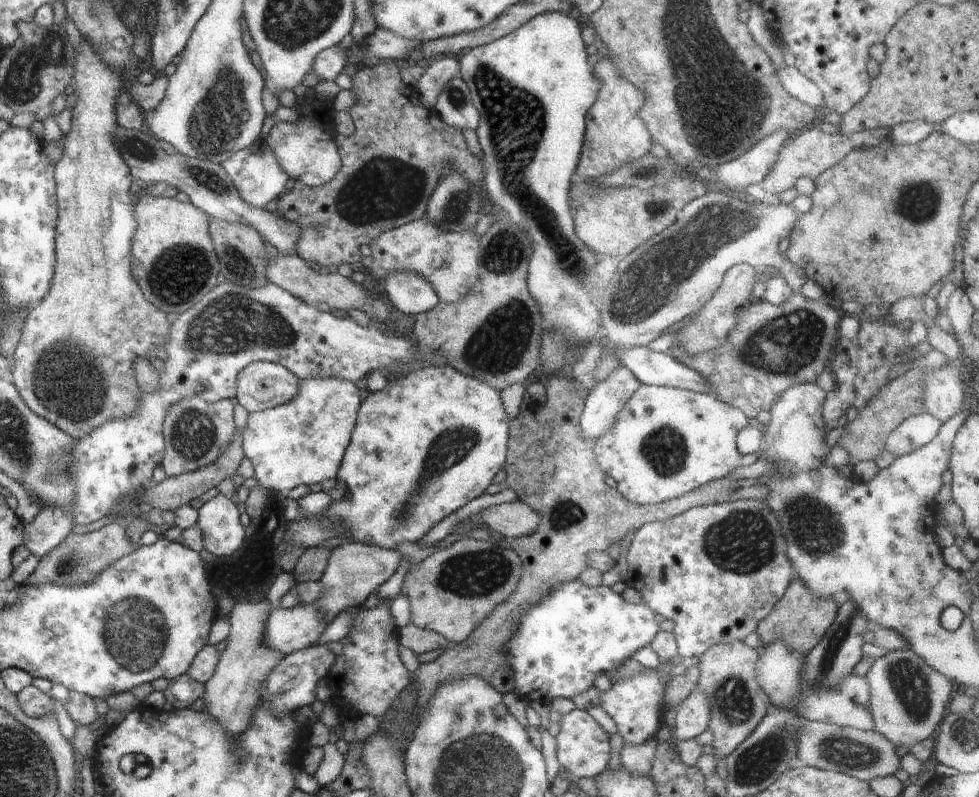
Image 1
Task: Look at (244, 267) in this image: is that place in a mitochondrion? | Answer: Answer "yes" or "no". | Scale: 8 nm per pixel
yes

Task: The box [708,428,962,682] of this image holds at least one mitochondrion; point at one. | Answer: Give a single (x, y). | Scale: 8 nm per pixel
(814, 528)

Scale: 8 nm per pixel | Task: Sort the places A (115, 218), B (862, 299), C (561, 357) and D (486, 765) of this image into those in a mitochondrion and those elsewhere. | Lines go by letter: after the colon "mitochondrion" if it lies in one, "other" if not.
A: other
B: other
C: other
D: mitochondrion

